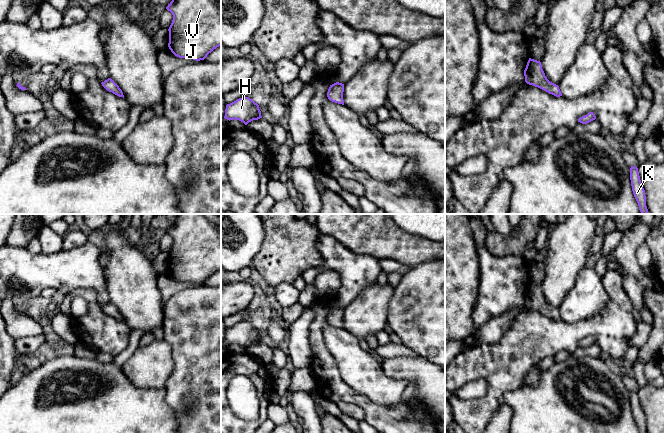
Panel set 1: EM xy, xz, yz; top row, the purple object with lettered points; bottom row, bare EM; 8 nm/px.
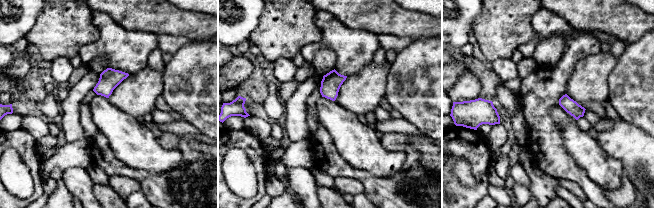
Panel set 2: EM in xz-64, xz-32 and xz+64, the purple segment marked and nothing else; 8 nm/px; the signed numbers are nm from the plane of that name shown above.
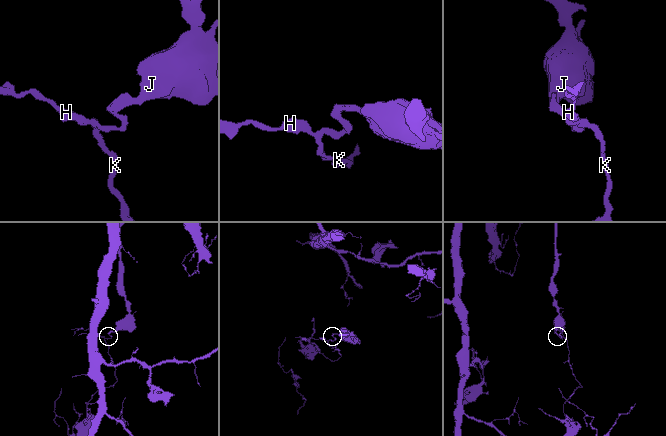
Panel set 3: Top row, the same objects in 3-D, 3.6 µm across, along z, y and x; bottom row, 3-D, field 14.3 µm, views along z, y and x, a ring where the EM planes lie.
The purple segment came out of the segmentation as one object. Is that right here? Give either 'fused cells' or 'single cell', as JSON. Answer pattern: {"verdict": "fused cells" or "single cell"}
{"verdict": "fused cells"}

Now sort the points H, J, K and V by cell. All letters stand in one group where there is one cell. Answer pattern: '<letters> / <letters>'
H K / J V

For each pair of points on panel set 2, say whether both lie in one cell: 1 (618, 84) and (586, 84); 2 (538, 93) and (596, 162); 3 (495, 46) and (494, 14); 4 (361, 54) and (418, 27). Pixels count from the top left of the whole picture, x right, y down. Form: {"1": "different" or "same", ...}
{"1": "different", "2": "different", "3": "same", "4": "different"}

